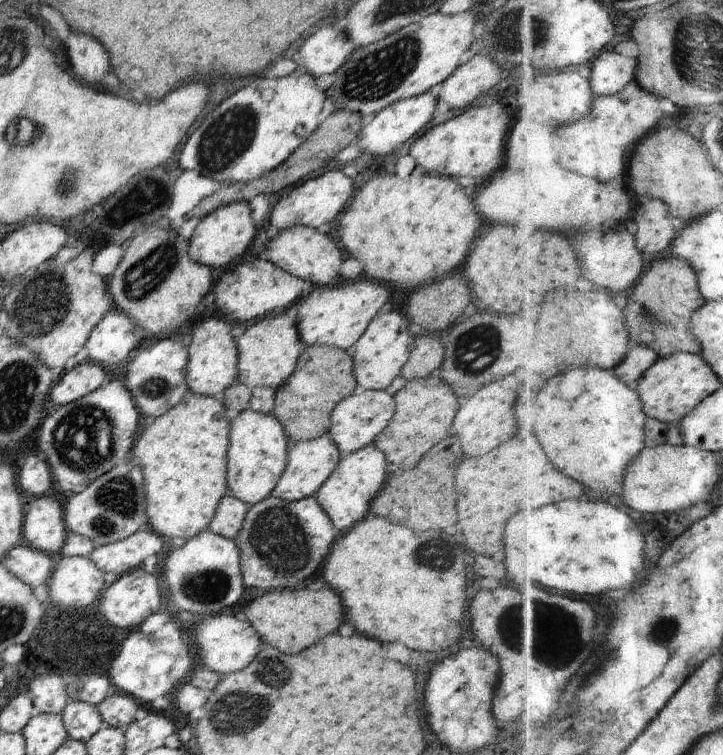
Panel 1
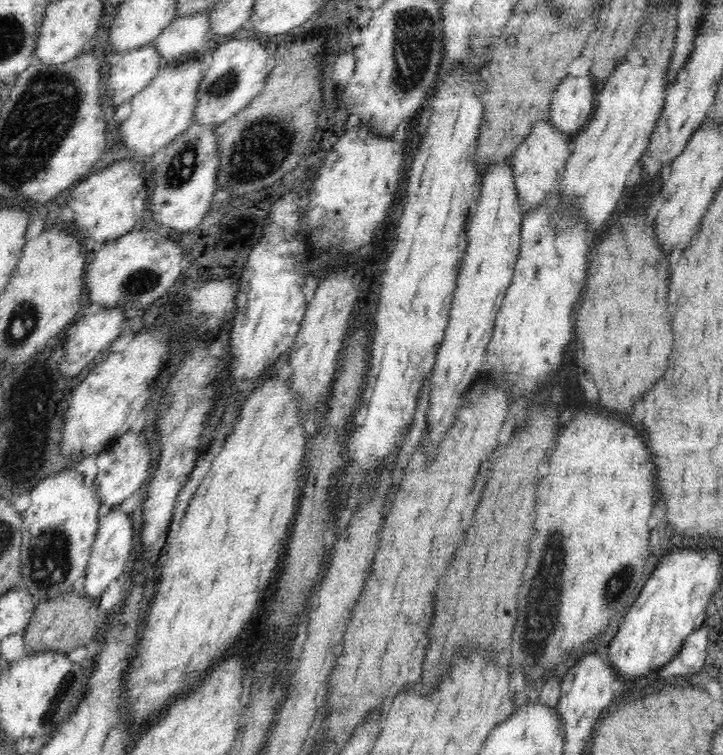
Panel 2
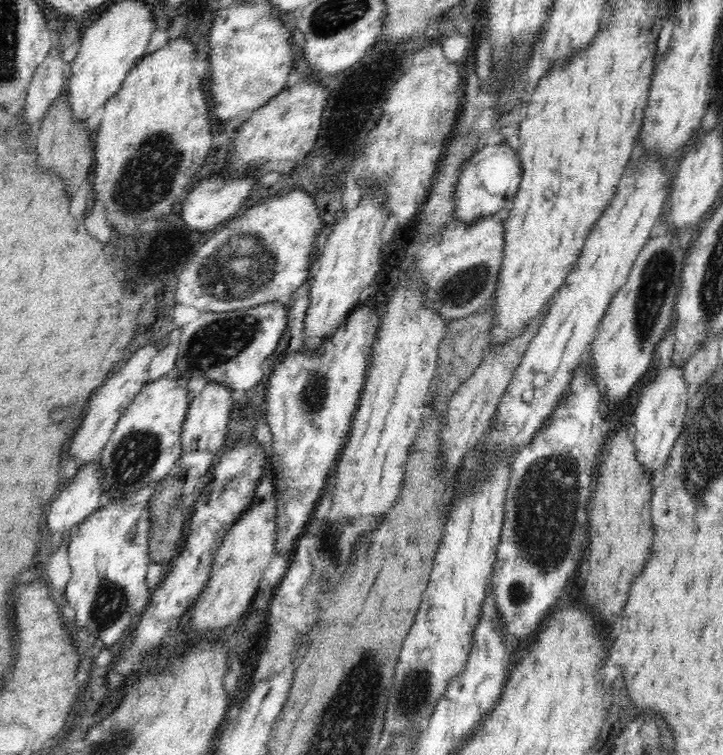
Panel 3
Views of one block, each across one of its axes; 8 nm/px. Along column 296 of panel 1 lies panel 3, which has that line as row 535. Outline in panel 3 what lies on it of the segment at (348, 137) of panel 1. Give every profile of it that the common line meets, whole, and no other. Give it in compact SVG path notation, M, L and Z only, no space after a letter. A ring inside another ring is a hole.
M171 474L157 484L157 491L149 499L151 521L149 528L149 557L151 562L161 563L167 566L175 556L180 553L180 540L182 540L182 528L184 528L184 514L182 513L182 487L186 478L180 474Z

